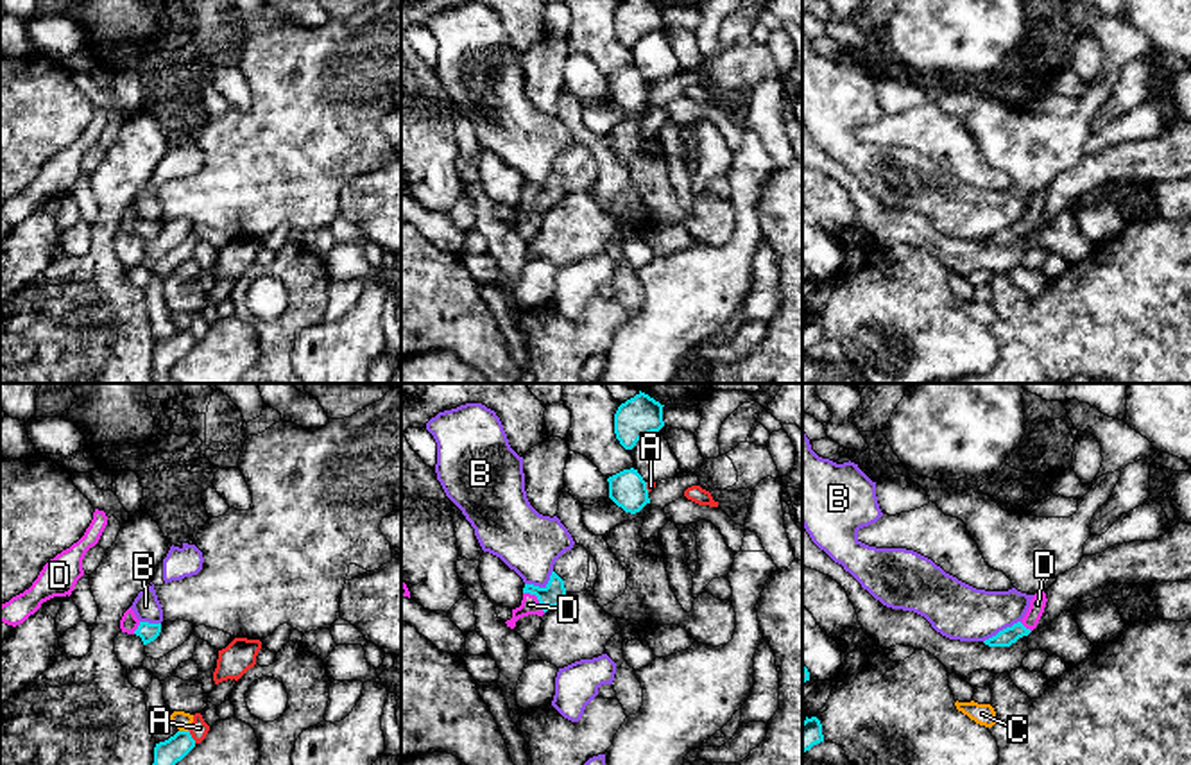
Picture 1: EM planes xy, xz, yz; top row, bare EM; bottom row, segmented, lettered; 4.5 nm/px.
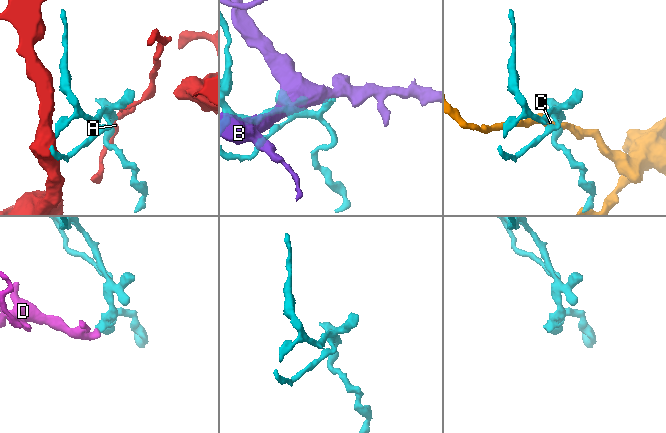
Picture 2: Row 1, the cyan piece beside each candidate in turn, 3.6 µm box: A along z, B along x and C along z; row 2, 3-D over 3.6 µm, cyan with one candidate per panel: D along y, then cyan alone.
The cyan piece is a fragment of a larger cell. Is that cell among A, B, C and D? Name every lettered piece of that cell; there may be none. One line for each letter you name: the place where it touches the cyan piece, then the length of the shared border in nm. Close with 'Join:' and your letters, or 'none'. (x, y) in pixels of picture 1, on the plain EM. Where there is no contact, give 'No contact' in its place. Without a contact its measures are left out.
D: Touches cyan at xz (538, 197). Shared border 140 nm
Join: D

